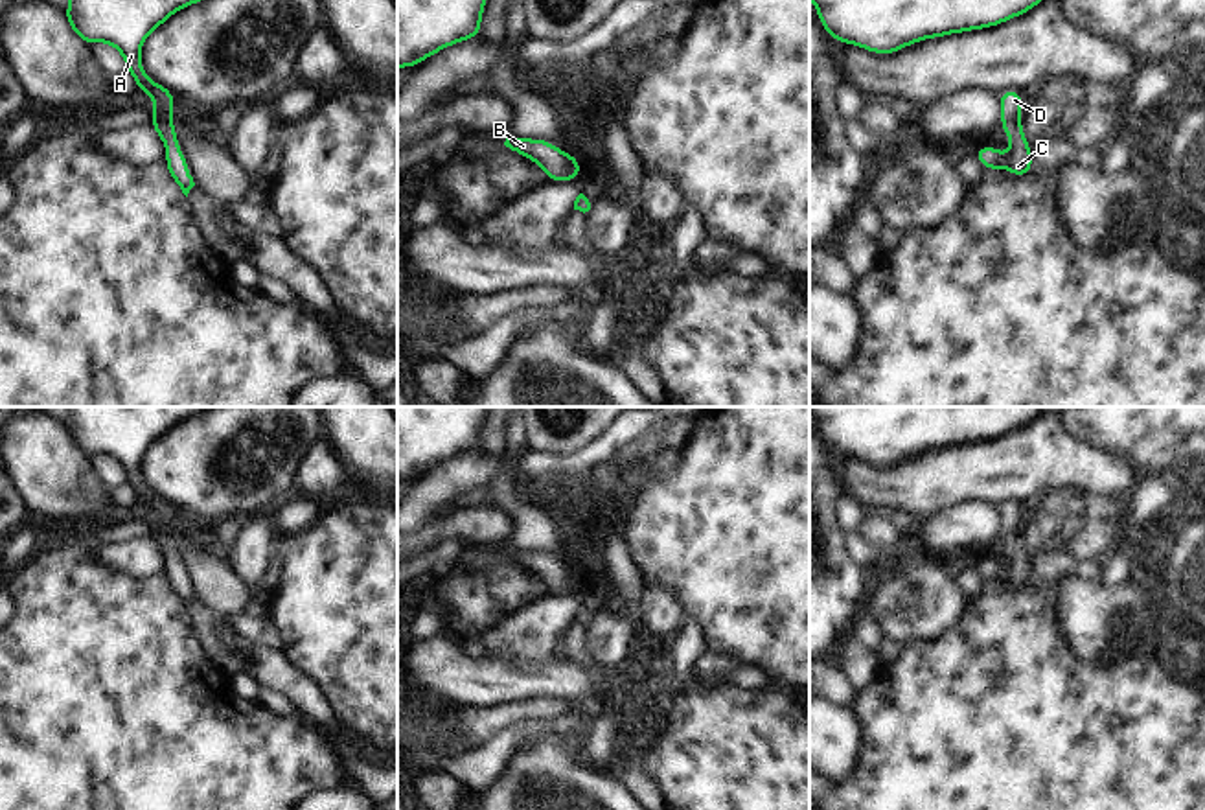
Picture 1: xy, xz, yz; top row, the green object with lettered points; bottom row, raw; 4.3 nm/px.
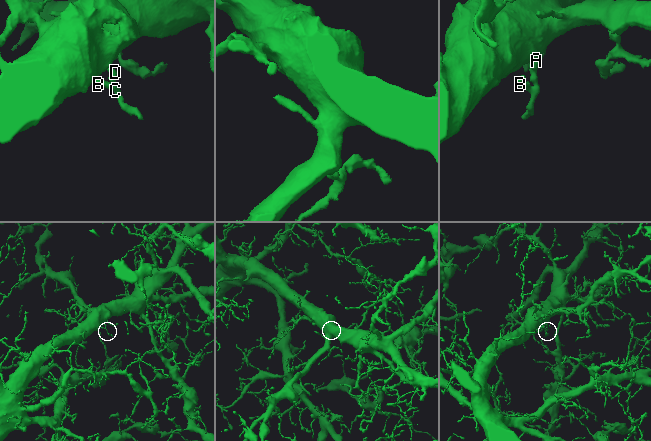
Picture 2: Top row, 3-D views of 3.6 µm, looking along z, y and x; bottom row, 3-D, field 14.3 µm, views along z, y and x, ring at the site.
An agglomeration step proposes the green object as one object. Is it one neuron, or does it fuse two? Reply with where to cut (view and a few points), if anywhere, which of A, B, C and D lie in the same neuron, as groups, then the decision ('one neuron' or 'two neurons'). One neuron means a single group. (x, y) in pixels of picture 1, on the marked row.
no cut | A B C D | one neuron

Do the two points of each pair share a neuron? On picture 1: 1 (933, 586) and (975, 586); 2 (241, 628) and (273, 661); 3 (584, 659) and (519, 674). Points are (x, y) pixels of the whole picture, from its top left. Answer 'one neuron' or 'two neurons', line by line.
1: two neurons
2: two neurons
3: two neurons

